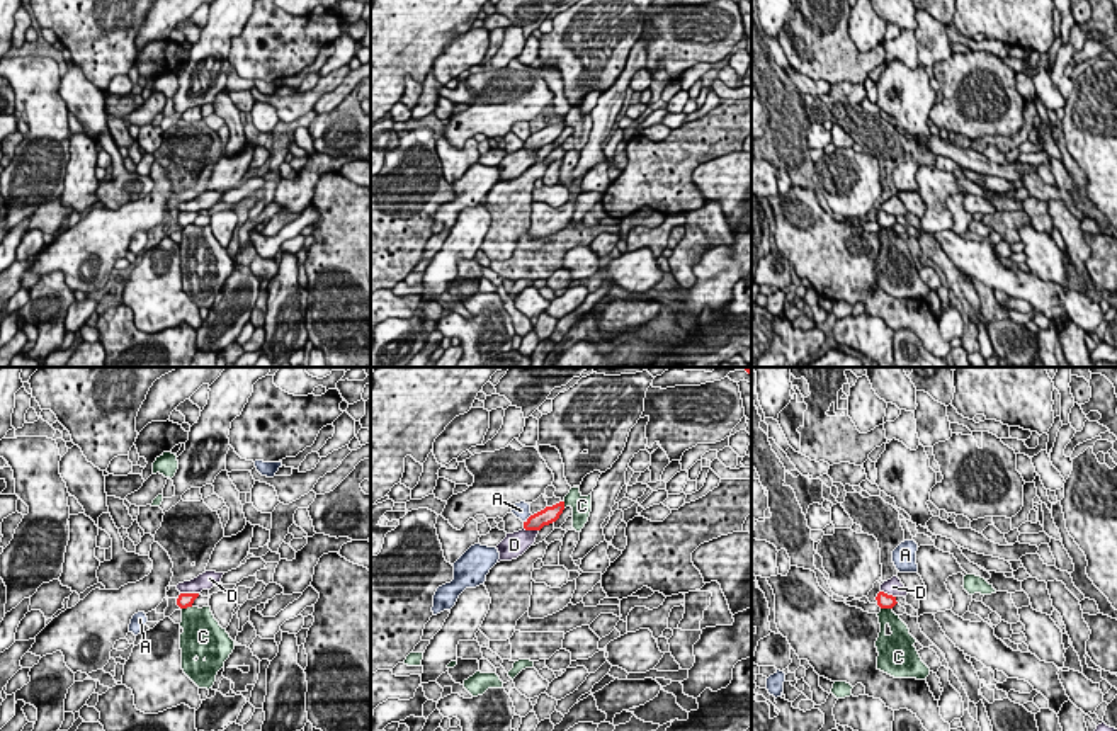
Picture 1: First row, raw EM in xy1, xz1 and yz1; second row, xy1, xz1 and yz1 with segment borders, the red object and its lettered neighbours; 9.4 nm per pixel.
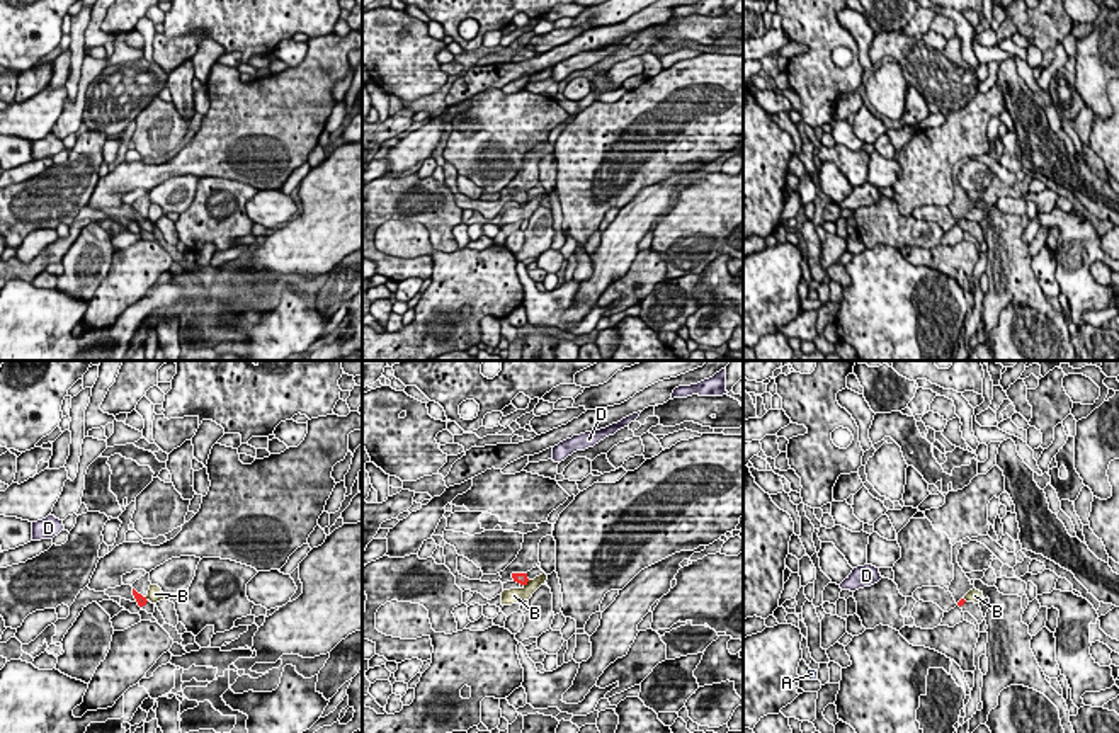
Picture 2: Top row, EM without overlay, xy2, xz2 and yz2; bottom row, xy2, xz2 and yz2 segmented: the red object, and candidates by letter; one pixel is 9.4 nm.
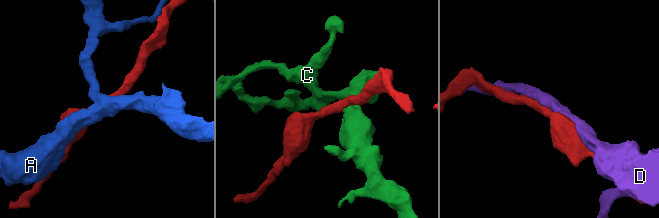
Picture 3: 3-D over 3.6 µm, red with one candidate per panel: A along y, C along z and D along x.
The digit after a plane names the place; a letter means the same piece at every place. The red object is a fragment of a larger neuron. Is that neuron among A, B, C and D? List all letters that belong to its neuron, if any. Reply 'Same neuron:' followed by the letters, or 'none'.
Same neuron: none

